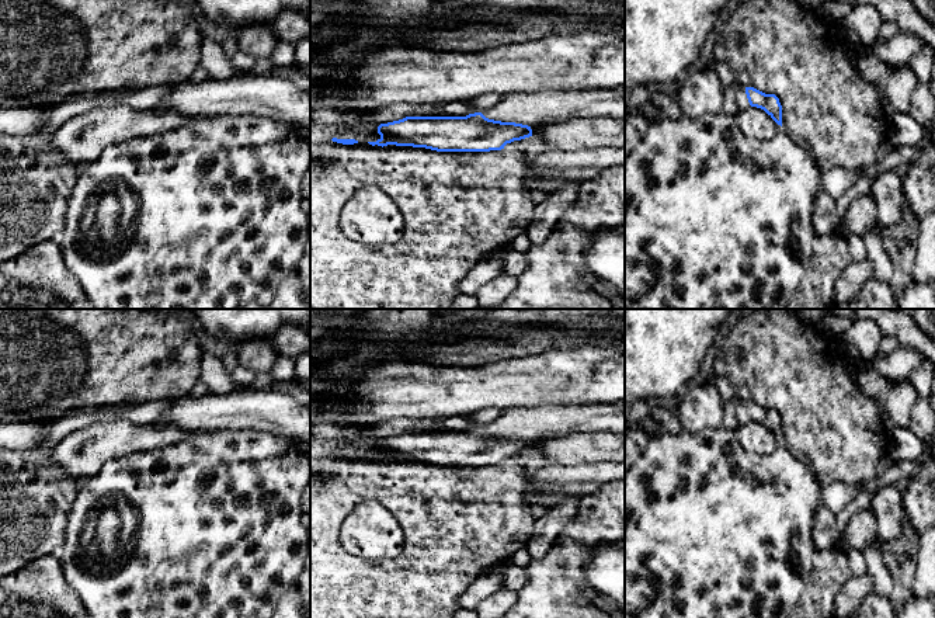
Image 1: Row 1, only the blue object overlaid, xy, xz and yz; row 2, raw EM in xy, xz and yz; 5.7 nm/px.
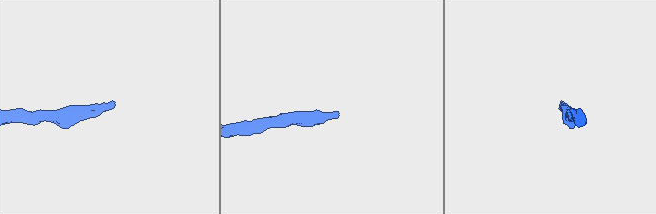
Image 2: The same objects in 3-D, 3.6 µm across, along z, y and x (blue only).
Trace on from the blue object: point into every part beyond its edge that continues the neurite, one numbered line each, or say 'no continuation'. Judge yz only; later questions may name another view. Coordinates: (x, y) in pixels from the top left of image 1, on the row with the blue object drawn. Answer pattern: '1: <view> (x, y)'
1: yz (741, 99)

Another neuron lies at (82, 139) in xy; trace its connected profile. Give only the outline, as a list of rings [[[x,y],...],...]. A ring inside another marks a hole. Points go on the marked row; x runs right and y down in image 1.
[[[102,104],[65,122],[53,135],[51,135],[52,143],[49,149],[59,152],[67,160],[81,166],[95,160],[108,146],[135,140],[138,138],[168,133],[183,128],[197,117],[205,115],[185,115],[175,110],[136,110],[128,104]]]

